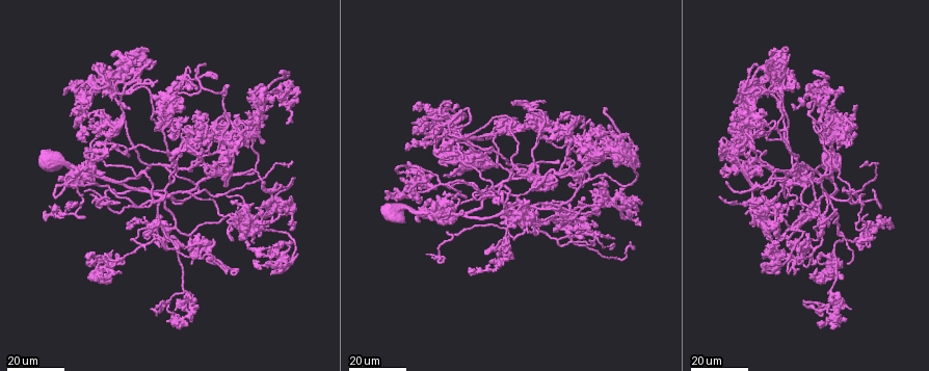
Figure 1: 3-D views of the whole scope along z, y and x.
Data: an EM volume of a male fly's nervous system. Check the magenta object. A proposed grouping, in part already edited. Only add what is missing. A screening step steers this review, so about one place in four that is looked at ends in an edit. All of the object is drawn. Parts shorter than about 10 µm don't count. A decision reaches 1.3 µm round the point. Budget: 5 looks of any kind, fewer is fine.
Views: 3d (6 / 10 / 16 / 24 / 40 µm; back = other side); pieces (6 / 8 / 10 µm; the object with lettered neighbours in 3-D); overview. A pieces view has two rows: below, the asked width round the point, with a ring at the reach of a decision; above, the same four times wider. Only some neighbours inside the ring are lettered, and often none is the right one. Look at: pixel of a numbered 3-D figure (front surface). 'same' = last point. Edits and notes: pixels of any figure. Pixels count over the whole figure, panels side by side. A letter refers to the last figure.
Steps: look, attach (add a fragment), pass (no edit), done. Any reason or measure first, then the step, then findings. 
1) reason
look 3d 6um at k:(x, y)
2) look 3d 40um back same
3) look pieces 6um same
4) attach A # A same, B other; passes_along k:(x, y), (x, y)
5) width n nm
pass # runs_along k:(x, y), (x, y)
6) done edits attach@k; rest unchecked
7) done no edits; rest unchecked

free end
look 3d 16um at 1:(827, 97)

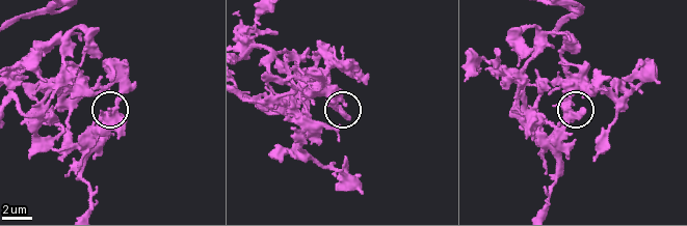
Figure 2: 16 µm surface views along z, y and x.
look pieces 6um at 2:(585, 109)

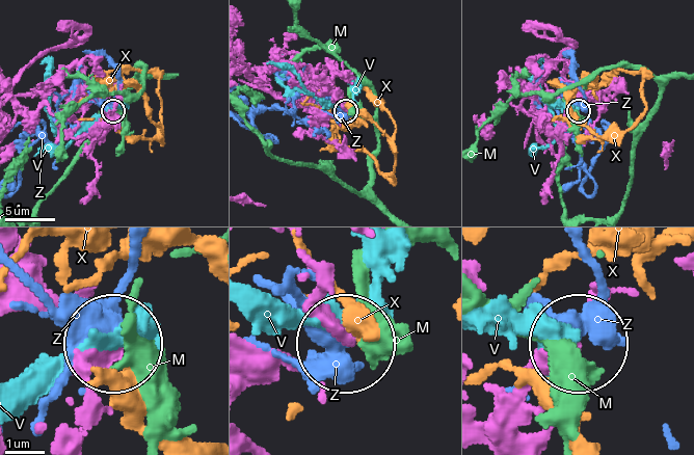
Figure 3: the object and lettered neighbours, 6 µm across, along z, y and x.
width 400 nm
pass # M other, V other, X other, Z other; no lettered fragment goes on from it

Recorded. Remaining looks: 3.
end of a long branch
look 3d 16um at 1:(610, 250)

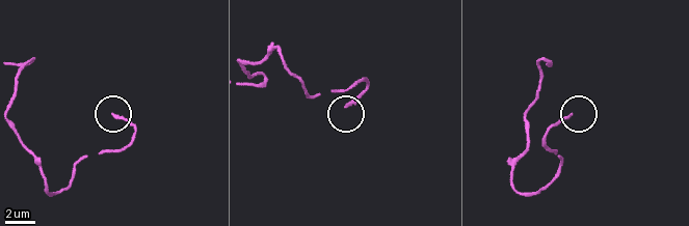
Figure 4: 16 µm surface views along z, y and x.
look pieces 8um at 4:(113, 114)

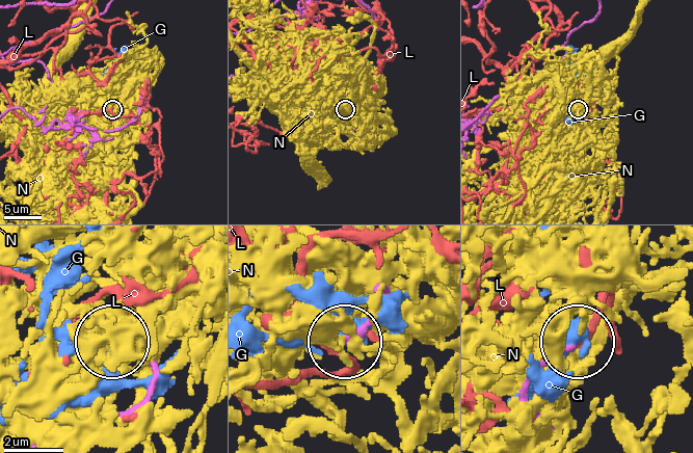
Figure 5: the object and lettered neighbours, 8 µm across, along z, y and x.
pass # G other, L other, N other; none of them fits

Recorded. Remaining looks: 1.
done no edits; rest unchecked

